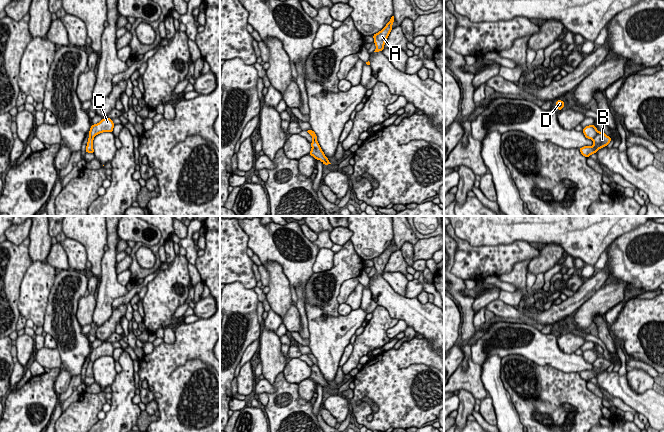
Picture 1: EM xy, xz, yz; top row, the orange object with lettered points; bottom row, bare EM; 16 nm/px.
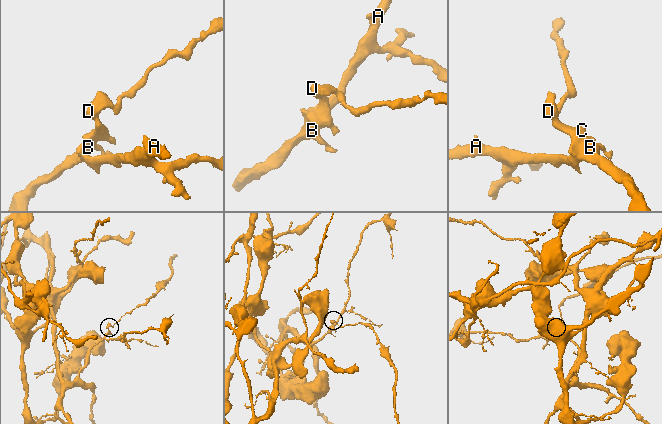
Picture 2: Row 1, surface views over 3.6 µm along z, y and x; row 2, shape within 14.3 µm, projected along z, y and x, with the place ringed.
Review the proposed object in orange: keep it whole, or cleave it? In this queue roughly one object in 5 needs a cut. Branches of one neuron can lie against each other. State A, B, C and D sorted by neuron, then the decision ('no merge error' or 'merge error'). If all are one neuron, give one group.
groups A B / C D; merge error

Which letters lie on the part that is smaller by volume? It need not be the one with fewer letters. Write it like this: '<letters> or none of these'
C, D

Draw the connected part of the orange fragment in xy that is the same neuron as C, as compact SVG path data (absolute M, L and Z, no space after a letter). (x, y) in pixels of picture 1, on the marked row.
M103 118L99 123L91 126L89 135L94 138L102 132L113 132L114 123L110 118Z

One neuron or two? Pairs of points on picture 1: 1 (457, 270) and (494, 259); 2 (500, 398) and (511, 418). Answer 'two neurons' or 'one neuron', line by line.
1: one neuron
2: one neuron

